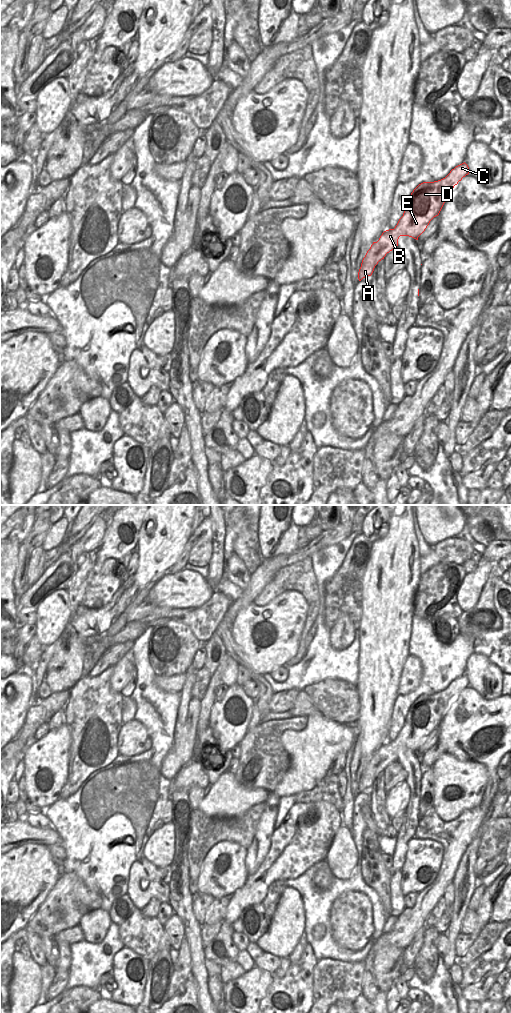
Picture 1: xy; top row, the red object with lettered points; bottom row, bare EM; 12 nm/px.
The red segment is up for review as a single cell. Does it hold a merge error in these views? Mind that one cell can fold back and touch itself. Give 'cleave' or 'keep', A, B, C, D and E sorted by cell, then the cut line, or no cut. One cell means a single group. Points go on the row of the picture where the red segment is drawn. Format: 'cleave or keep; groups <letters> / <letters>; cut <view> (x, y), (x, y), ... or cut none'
keep; groups A B C D E; cut none

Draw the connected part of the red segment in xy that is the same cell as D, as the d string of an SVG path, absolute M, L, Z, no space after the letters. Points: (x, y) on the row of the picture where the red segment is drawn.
M464 162L441 180L419 184L411 193L403 216L395 228L384 231L367 251L358 272L359 281L371 276L378 262L384 259L387 253L397 249L400 236L418 240L430 221L439 215L454 186L468 174L469 167Z

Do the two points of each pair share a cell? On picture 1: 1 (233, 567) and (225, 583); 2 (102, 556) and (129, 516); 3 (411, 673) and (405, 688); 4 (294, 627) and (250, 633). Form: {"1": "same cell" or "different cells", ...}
{"1": "different cells", "2": "same cell", "3": "same cell", "4": "same cell"}

